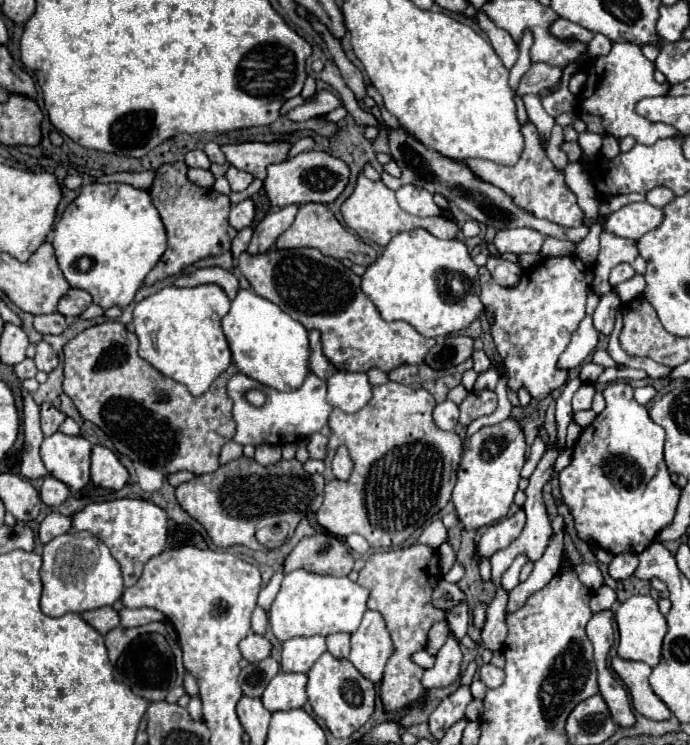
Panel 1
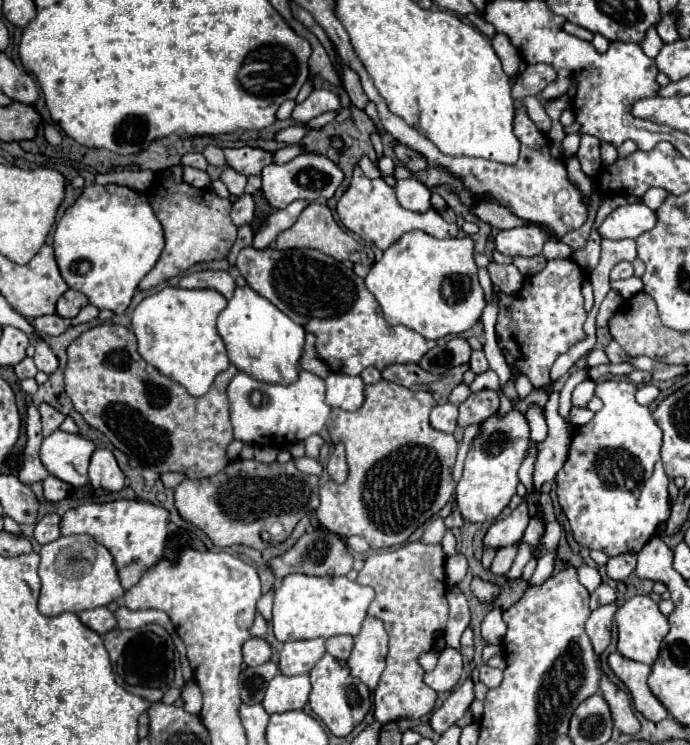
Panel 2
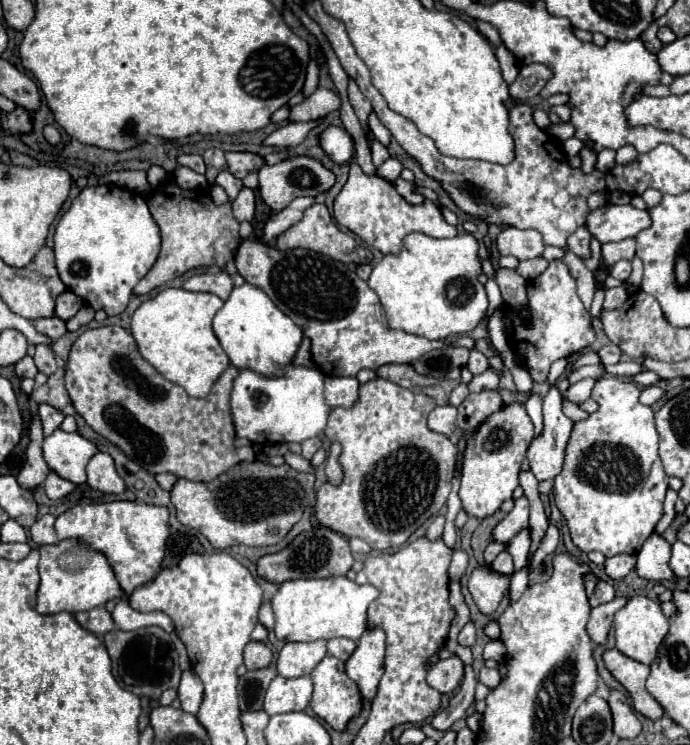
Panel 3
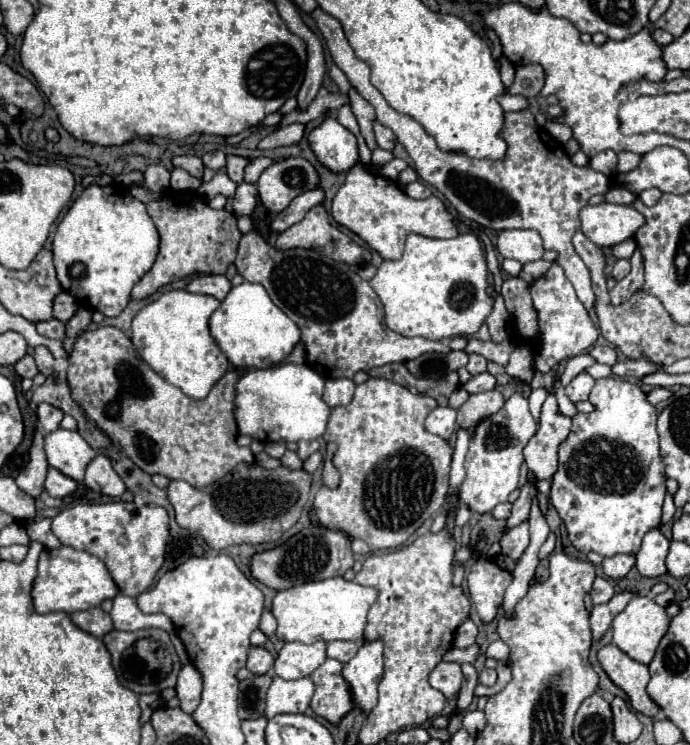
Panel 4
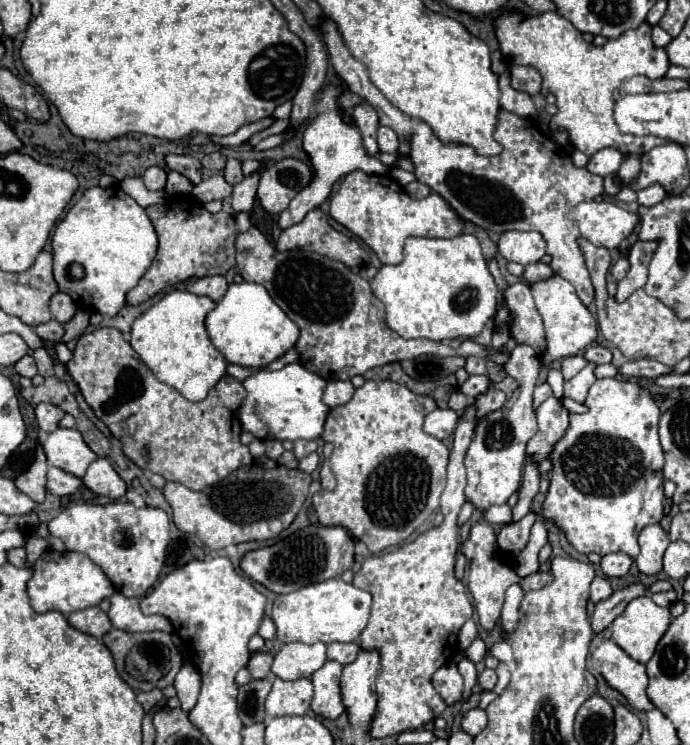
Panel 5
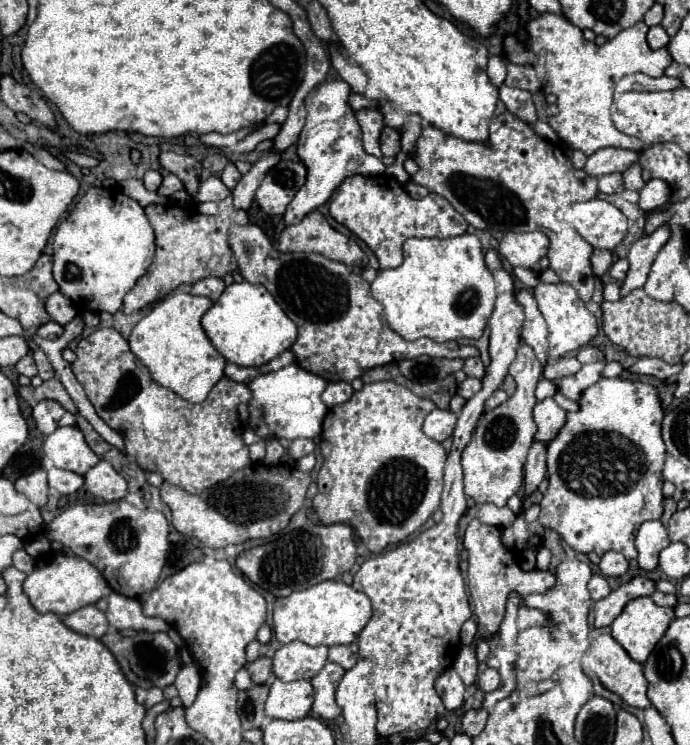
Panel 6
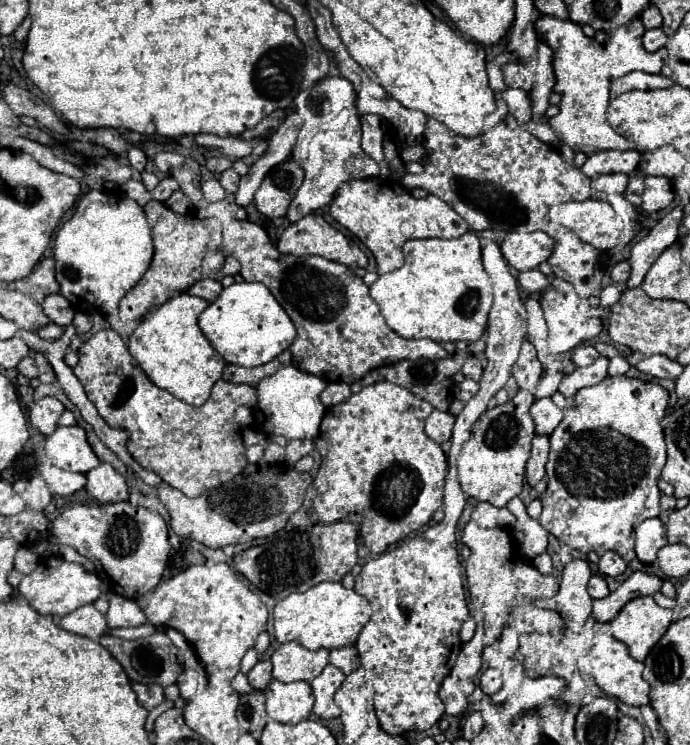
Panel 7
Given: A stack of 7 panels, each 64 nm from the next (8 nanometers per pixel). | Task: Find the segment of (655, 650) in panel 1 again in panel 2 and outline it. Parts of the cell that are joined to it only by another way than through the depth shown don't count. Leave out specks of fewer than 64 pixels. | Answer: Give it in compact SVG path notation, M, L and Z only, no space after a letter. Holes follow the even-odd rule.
M634 596L626 600L616 612L616 626L618 626L618 652L630 660L644 662L648 666L654 664L660 652L660 644L668 634L668 618L658 610L658 604L650 596Z

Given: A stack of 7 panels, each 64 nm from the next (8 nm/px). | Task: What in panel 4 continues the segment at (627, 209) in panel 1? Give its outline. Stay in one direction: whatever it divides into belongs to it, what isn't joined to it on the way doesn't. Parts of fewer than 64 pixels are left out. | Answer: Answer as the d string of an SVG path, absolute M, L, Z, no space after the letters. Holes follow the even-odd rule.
M586 204L580 210L582 232L602 248L616 246L636 234L636 230L644 224L644 216L632 206L620 204Z

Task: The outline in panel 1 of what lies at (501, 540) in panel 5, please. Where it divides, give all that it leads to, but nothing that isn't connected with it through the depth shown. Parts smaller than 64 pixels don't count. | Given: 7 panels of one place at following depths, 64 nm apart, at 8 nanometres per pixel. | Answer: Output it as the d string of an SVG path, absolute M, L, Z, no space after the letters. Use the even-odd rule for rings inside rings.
M520 554L514 562L512 562L512 566L504 572L504 576L502 576L502 580L506 580L506 590L510 592L510 590L514 590L514 586L518 586L518 576L520 576L520 570L522 570L522 566L528 562L528 556L524 556L524 554Z

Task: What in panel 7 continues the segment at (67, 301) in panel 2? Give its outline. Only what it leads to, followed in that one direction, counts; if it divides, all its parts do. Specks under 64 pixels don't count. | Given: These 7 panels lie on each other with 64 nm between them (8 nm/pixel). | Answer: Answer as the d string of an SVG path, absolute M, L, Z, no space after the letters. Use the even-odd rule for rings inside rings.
M58 292L50 294L44 302L42 302L42 308L46 312L46 316L56 322L58 326L68 326L74 322L74 310L70 308L68 300L64 296L60 296Z

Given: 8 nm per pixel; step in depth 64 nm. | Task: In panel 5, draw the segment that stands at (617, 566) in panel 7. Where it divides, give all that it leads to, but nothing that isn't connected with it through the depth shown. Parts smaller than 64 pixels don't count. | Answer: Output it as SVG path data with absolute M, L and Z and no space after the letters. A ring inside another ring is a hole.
M612 552L612 554L602 556L600 570L602 570L604 576L608 576L608 578L620 578L620 576L624 576L624 574L630 570L630 564L632 564L632 558L630 558L628 554Z

